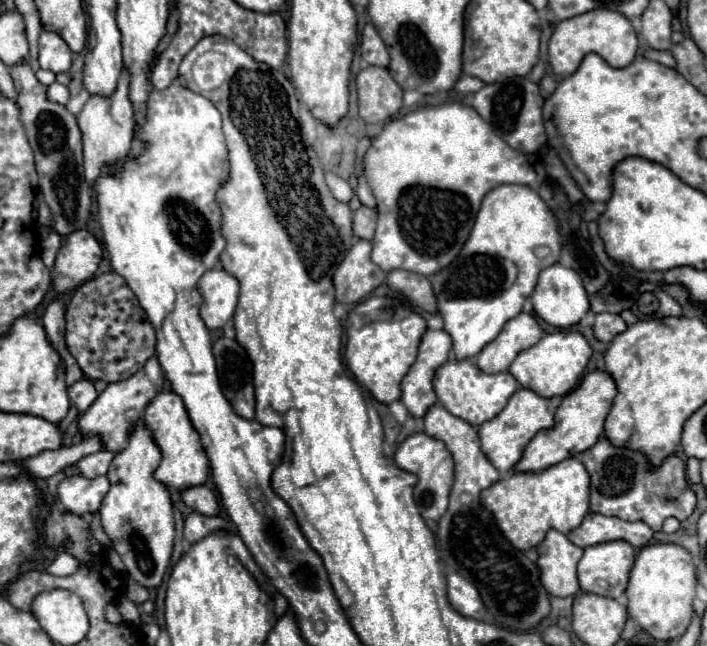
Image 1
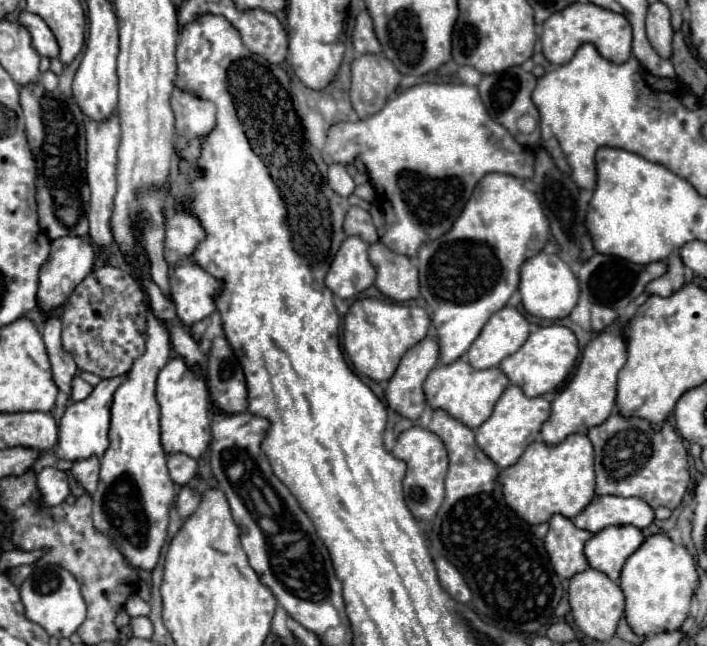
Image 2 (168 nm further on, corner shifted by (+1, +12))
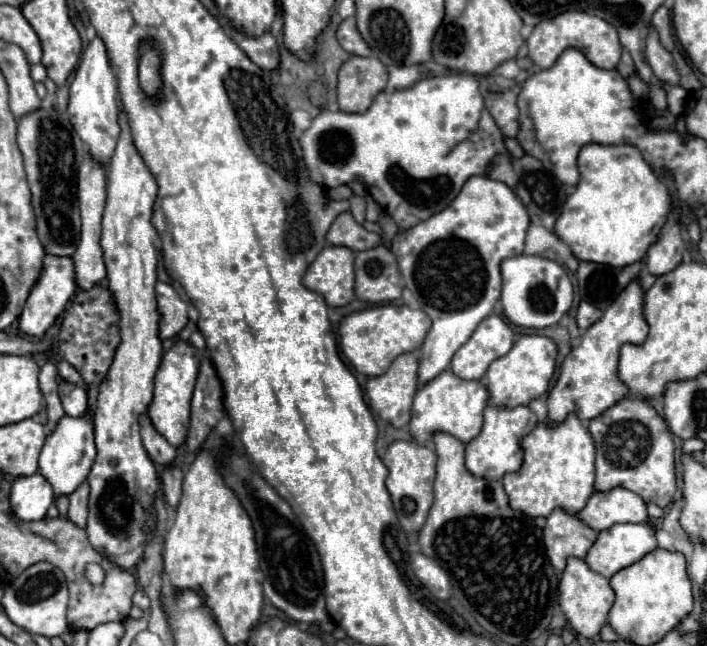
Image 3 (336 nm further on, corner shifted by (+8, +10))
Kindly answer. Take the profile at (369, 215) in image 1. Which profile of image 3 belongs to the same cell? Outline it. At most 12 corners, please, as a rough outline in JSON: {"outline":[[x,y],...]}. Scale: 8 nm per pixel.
{"outline":[[351,212],[335,218],[327,242],[369,250],[379,234],[365,230]]}

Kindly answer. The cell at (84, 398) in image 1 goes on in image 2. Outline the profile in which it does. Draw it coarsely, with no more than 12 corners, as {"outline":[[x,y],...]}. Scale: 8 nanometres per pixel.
{"outline":[[80,376],[72,380],[72,400],[88,398],[92,386]]}

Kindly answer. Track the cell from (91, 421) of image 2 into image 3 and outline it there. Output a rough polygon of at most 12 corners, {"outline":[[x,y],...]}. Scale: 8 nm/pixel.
{"outline":[[63,416],[39,472],[71,494],[95,462],[93,418]]}

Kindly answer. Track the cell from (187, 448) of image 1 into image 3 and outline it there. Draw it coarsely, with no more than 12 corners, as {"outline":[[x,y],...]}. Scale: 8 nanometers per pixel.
{"outline":[[177,342],[155,374],[151,424],[185,444],[199,350]]}

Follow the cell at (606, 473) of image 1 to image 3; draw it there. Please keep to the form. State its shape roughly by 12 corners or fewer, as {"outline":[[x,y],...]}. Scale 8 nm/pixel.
{"outline":[[647,400],[589,422],[597,492],[625,488],[667,508],[673,436]]}

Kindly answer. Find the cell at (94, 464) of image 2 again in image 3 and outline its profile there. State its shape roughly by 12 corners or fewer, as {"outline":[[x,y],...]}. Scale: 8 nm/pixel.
{"outline":[[87,480],[69,496],[67,518],[85,528],[87,522]]}

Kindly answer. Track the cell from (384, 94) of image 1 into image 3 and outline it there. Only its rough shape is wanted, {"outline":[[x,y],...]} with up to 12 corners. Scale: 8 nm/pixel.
{"outline":[[353,56],[339,70],[343,112],[365,112],[387,84],[379,58]]}

